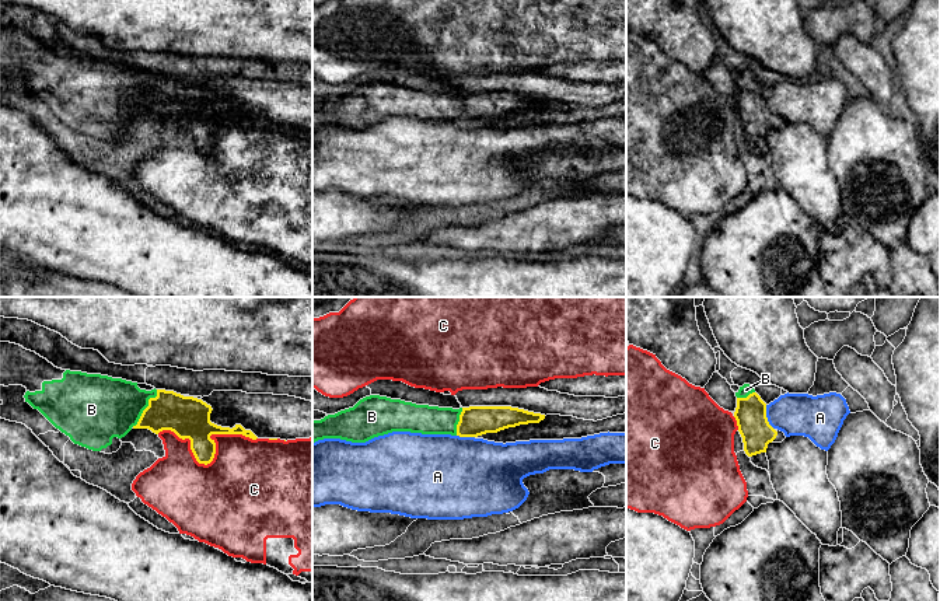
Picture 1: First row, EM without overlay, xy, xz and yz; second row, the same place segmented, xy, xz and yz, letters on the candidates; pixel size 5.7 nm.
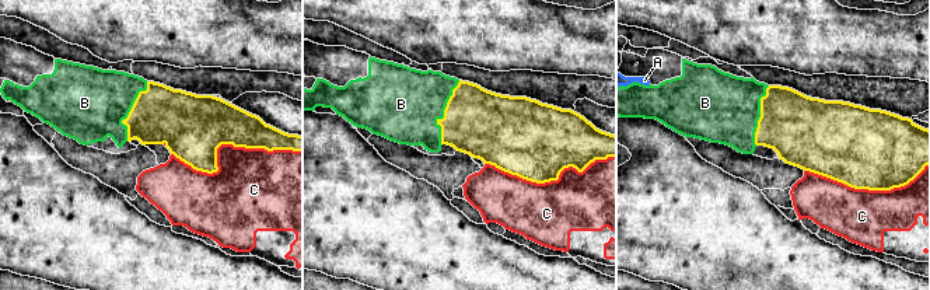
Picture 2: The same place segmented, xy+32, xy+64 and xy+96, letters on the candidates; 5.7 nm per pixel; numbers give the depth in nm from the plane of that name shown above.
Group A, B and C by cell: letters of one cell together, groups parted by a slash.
A / B / C

